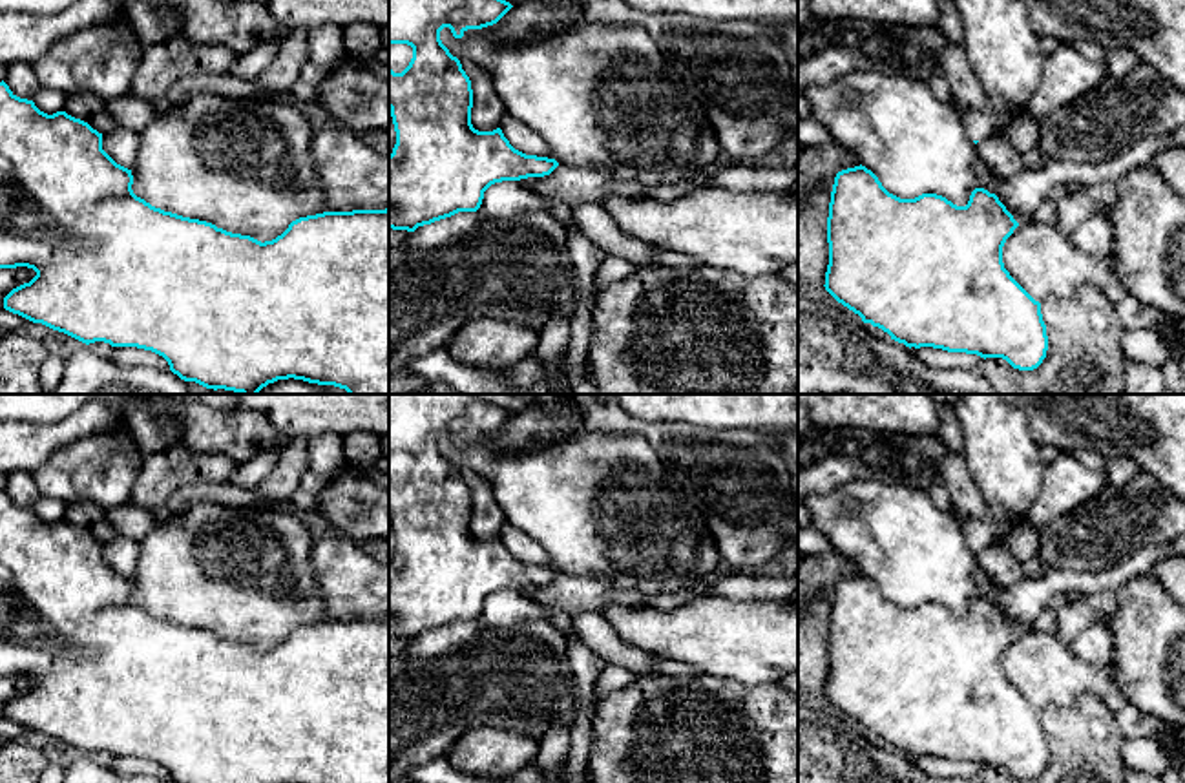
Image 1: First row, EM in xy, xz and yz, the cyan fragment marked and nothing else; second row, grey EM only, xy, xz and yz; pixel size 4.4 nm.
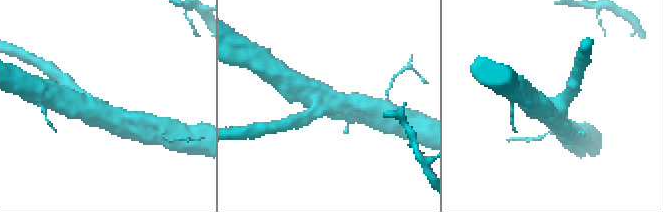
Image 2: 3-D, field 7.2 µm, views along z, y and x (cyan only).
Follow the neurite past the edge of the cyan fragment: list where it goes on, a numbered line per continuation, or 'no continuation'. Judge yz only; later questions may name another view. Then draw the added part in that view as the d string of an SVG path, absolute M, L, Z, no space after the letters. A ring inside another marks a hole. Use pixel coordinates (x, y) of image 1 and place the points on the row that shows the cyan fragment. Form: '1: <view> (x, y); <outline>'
1: yz (979, 125); M968 110L962 117L962 124L973 141L984 141L995 133L997 126L1008 117L995 111Z

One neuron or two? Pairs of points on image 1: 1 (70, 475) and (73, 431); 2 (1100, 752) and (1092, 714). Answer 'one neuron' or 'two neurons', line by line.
1: two neurons
2: one neuron

